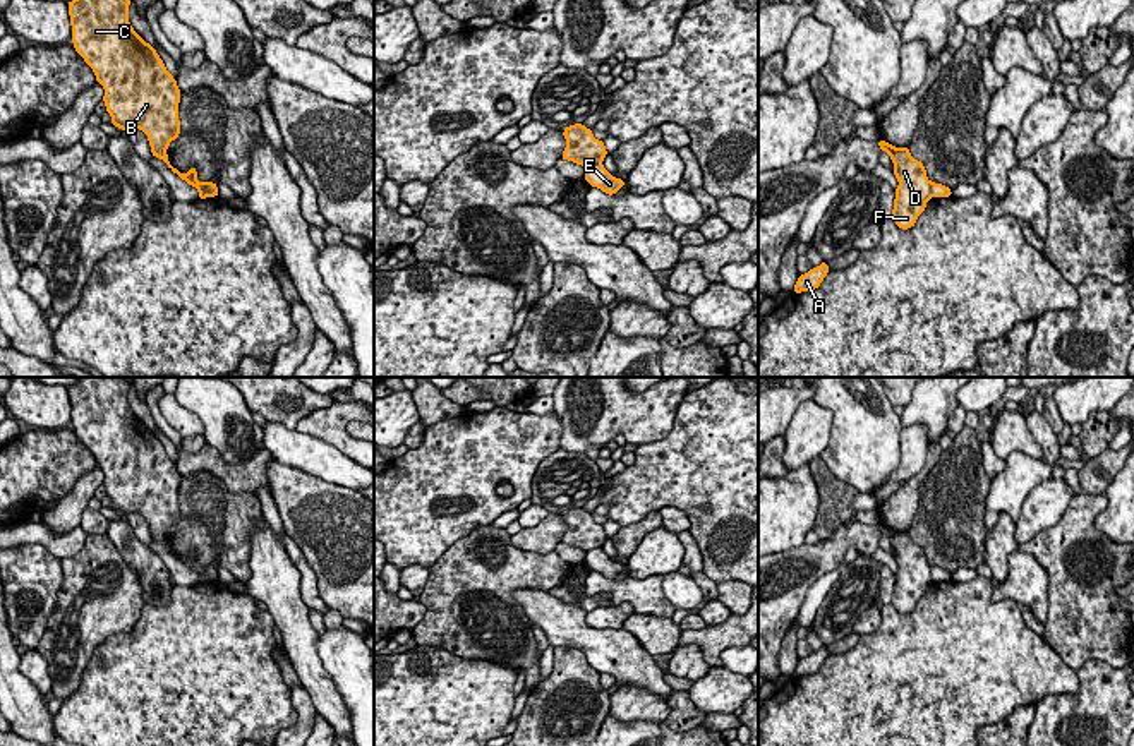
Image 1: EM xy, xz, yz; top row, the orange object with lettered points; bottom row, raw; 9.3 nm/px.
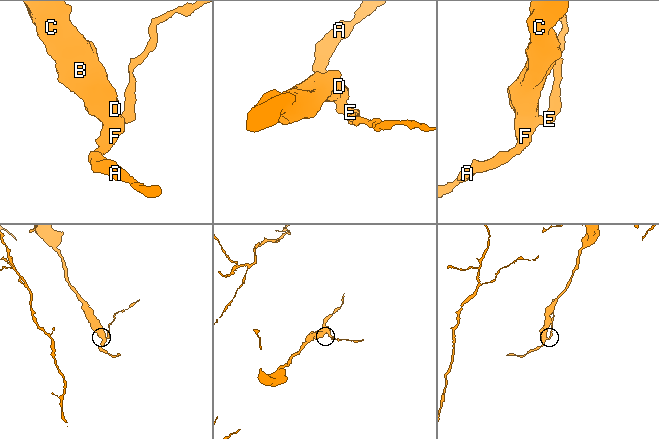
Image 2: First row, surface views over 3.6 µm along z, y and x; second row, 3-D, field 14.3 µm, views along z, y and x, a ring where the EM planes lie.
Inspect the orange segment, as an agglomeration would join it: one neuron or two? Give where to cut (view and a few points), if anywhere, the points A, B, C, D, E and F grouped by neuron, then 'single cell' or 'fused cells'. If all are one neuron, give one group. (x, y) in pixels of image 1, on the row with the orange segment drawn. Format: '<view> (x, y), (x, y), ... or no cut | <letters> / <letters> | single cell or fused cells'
xz (601, 162), (585, 167) | A B C D F / E | fused cells

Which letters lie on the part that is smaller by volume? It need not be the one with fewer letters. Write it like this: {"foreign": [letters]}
{"foreign": ["E"]}

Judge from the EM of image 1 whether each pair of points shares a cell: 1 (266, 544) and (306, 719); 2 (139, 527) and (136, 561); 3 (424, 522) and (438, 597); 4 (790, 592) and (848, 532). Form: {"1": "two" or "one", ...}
{"1": "two", "2": "two", "3": "two", "4": "one"}

